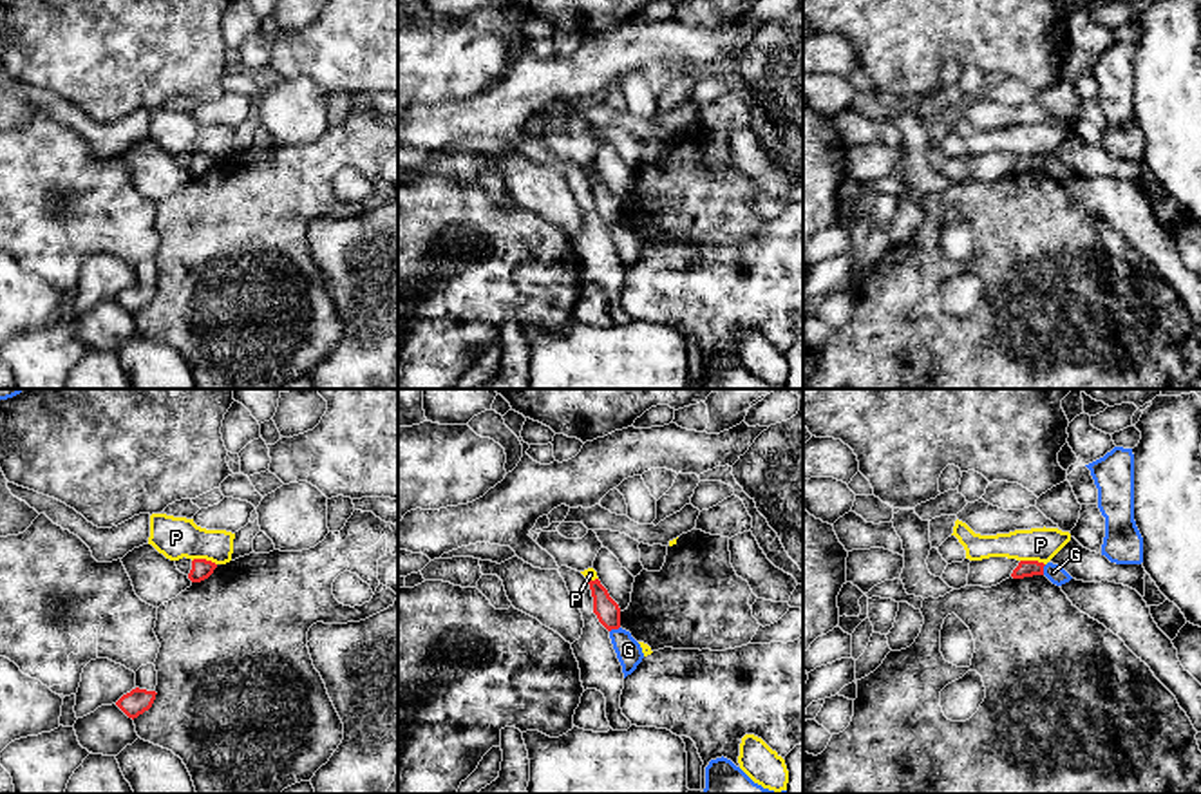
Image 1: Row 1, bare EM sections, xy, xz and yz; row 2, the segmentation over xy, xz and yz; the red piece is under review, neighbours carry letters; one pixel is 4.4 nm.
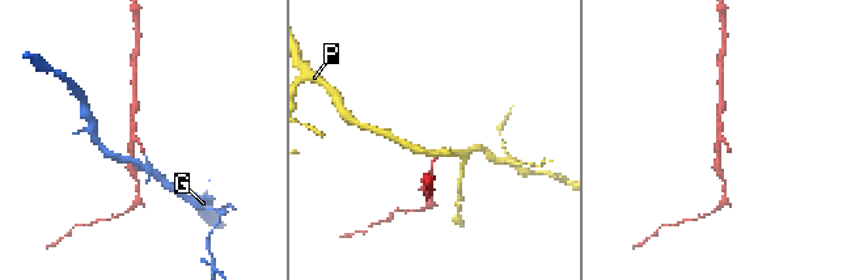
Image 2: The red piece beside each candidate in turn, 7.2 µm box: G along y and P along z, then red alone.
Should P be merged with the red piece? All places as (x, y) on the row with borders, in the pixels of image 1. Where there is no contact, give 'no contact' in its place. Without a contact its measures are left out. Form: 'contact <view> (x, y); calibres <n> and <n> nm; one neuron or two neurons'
contact xy (205, 559); calibres 90 and 190 nm; two neurons

